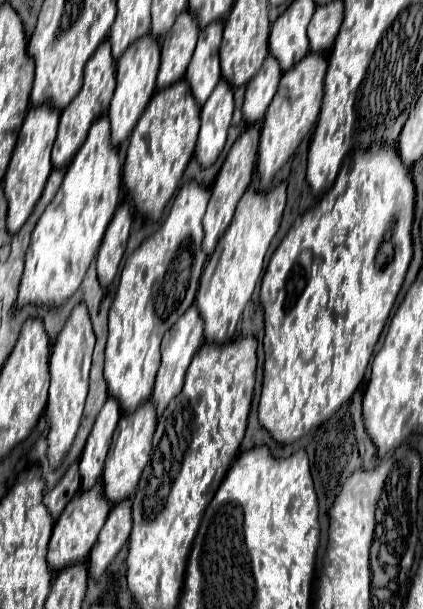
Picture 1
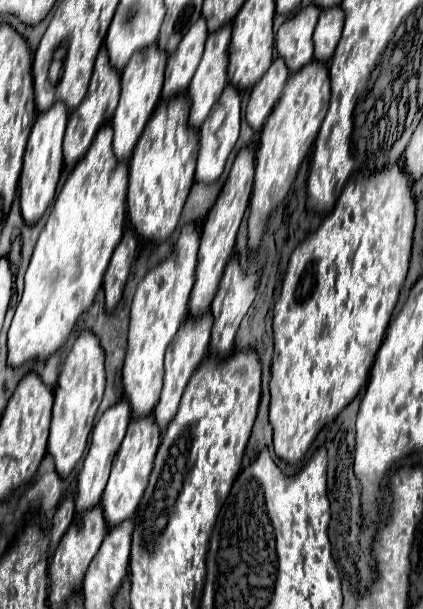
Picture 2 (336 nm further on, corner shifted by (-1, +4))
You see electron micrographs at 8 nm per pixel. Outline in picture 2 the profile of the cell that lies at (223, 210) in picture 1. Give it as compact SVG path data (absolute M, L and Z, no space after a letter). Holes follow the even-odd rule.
M244 146L240 148L228 180L216 200L216 204L212 206L212 210L208 212L204 224L202 224L202 236L200 236L200 250L198 250L198 264L196 264L196 284L192 288L190 294L190 314L192 316L200 316L210 308L210 302L216 294L218 282L222 278L224 266L232 256L234 250L234 242L236 242L236 232L238 226L242 222L242 216L248 208L248 200L250 200L250 192L252 192L252 178L254 178L254 148L252 146Z

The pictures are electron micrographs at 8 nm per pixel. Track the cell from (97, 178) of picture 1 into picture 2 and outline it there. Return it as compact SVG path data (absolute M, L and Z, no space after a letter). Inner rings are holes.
M104 124L64 182L36 242L24 278L24 292L8 330L10 366L22 366L32 358L46 360L66 344L78 316L92 306L110 256L124 232L126 188L128 162L116 162L112 152L112 126Z

